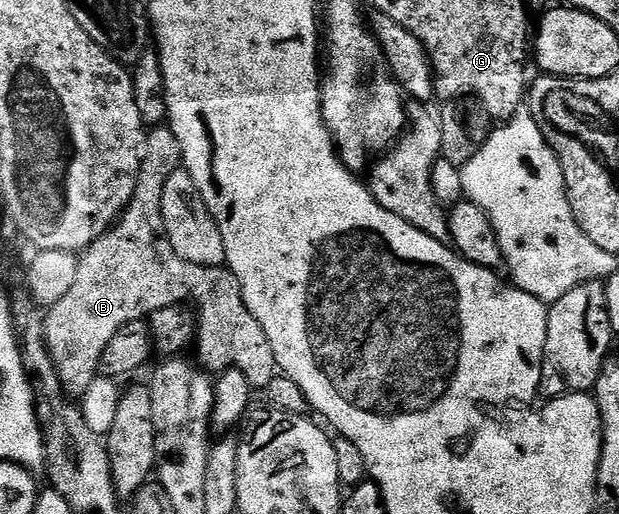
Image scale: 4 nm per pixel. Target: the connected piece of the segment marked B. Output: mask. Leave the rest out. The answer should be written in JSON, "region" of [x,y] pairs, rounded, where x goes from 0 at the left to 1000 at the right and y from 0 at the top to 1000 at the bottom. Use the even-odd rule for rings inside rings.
{"region":[[[271,241],[246,247],[234,263],[234,294],[212,389],[173,453],[155,463],[129,496],[128,531],[121,537],[121,553],[115,553],[108,566],[108,576],[102,576],[102,584],[95,584],[87,595],[78,597],[74,611],[79,613],[69,619],[73,665],[79,673],[79,691],[86,695],[105,765],[120,778],[129,776],[141,763],[141,755],[152,749],[163,716],[166,677],[179,669],[179,654],[186,654],[192,638],[239,621],[241,613],[257,599],[294,591],[304,591],[317,609],[317,702],[333,722],[380,718],[393,724],[404,753],[415,763],[426,761],[438,747],[438,739],[449,733],[444,685],[438,685],[438,661],[431,661],[431,646],[425,646],[418,623],[412,623],[412,615],[399,599],[381,537],[363,518],[323,518],[296,506],[296,498],[279,488],[273,465],[267,459],[260,418],[263,366],[276,344],[276,335],[294,329],[294,323],[289,272],[279,247]]]}

